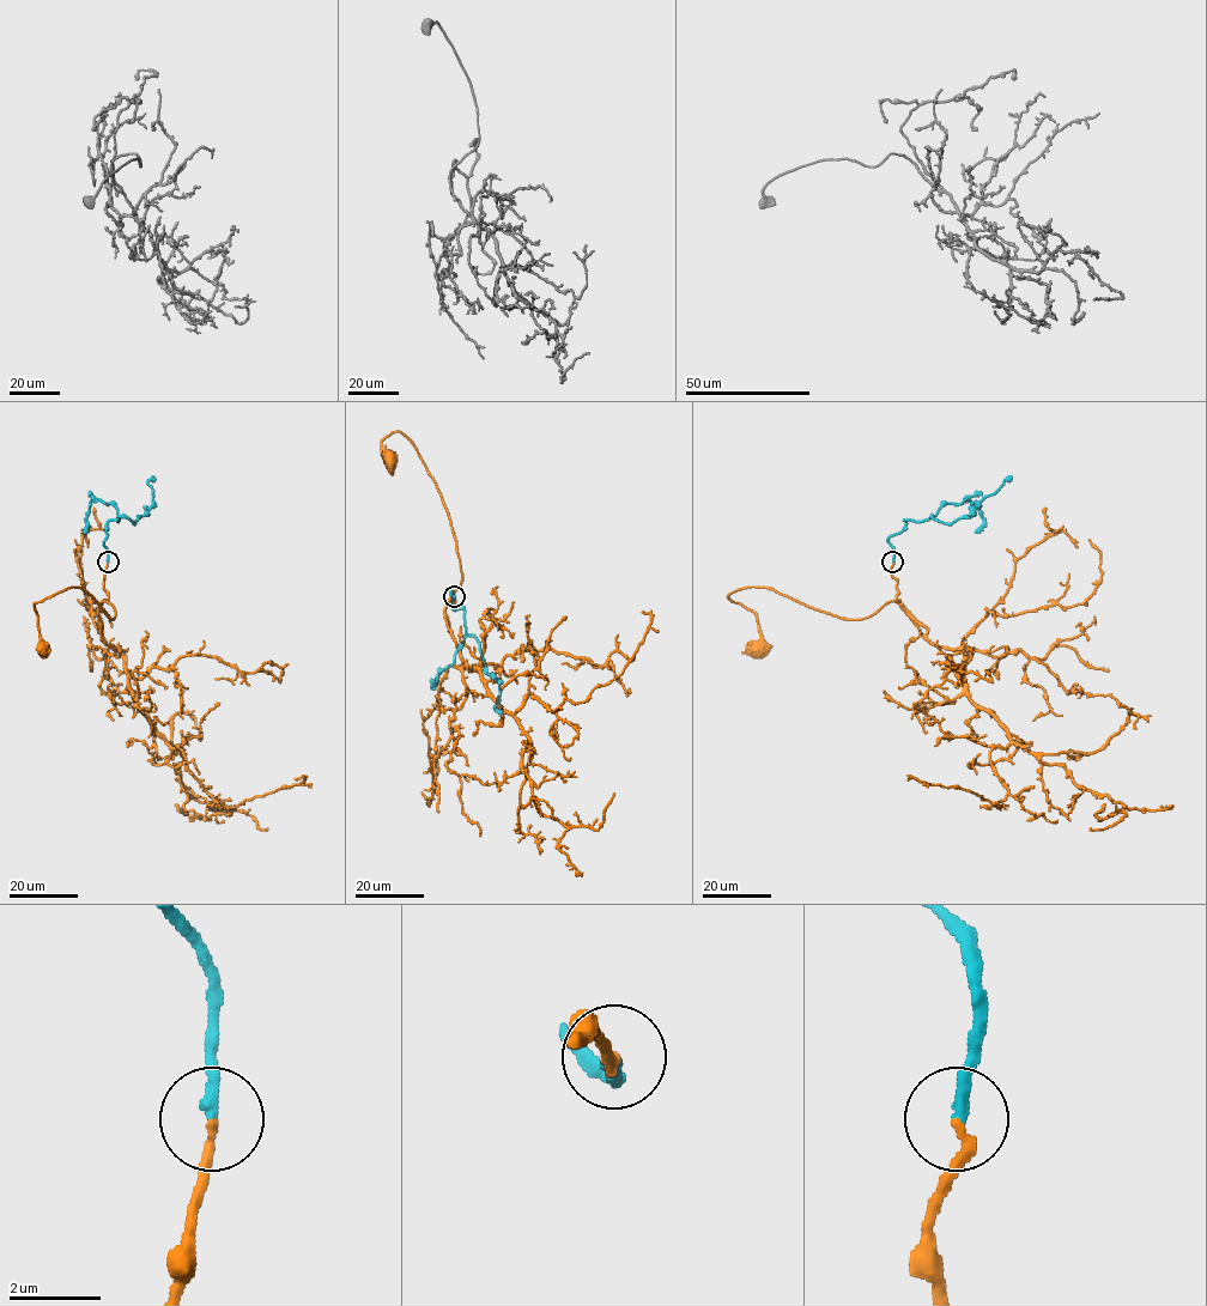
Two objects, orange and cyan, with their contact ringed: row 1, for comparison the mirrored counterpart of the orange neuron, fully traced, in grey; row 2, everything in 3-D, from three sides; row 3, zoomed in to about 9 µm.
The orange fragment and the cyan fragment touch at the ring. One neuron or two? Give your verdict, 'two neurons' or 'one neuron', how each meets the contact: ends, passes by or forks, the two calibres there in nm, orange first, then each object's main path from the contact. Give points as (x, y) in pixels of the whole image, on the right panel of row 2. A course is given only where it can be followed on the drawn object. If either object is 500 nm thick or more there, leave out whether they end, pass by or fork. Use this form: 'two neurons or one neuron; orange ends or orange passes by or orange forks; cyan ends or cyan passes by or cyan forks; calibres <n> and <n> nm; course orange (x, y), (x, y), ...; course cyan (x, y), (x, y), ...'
one neuron; orange ends; cyan ends; calibres 200 and 280 nm; course orange (892, 560), (899, 600), (855, 620), (810, 608), (771, 589), (734, 590), (728, 596), (757, 617), (758, 650); course cyan (892, 560), (895, 548), (887, 540), (903, 529), (905, 520), (930, 516), (950, 524), (969, 518), (1012, 478)

